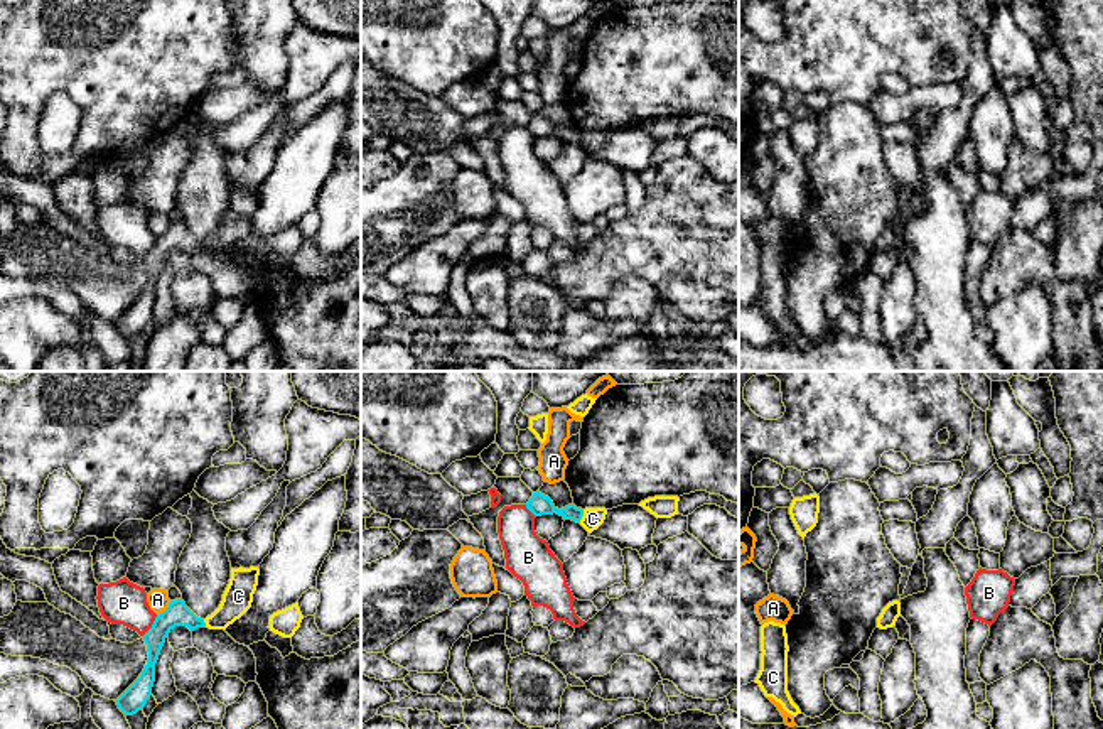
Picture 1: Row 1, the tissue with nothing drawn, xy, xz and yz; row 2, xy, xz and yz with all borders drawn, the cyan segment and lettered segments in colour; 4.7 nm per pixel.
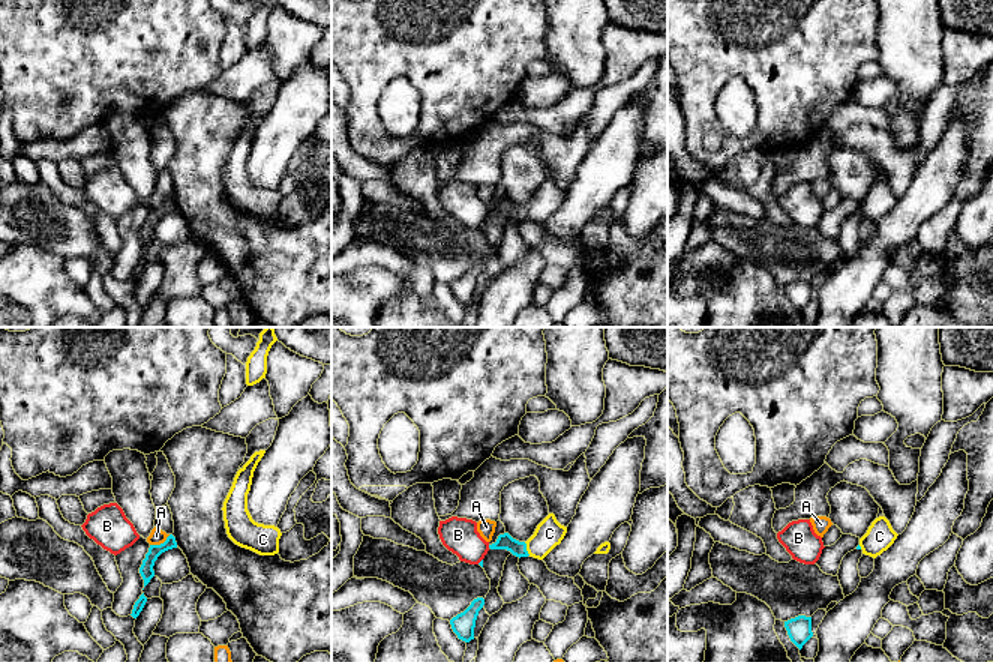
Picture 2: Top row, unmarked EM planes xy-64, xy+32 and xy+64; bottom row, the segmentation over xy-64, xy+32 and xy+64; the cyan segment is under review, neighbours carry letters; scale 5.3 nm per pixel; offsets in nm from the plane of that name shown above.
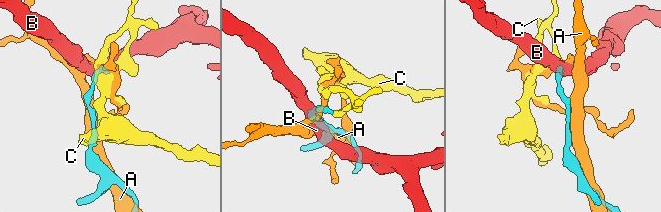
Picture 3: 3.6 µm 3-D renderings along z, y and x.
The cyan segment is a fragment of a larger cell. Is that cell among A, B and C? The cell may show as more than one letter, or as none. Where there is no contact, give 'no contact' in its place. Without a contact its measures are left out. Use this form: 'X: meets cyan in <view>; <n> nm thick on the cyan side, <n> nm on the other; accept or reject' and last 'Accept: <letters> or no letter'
A: meets cyan in xy; 110 nm thick on the cyan side, 100 nm on the other; reject
B: meets cyan in xy; 110 nm thick on the cyan side, 200 nm on the other; reject
C: meets cyan in xz; 100 nm thick on the cyan side, 100 nm on the other; accept
Accept: C

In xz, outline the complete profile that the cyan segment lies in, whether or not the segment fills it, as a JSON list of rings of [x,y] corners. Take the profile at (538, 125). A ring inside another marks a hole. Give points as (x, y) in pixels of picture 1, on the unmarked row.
[[[540,113],[533,115],[533,118],[530,120],[530,123],[526,125],[526,130],[535,137],[535,138],[541,138],[541,137],[560,137],[563,142],[572,142],[580,145],[589,155],[592,155],[594,152],[597,152],[607,137],[605,130],[577,130],[575,127],[568,127],[562,132],[558,132],[553,123],[541,116]]]

